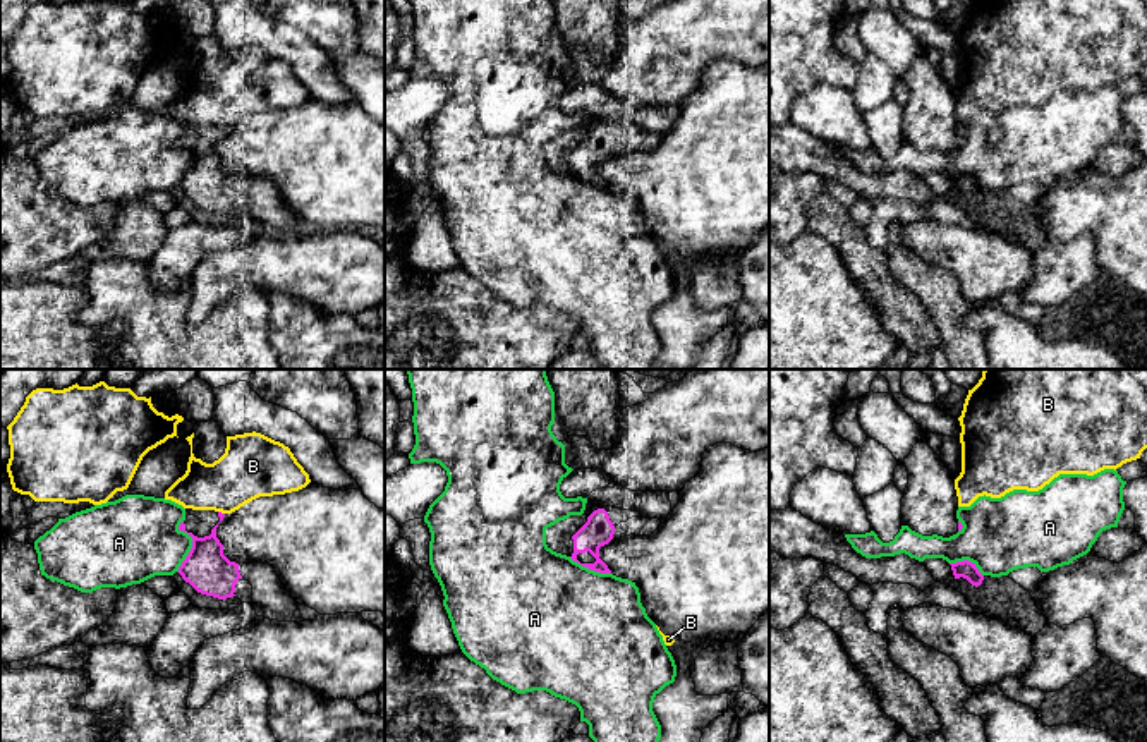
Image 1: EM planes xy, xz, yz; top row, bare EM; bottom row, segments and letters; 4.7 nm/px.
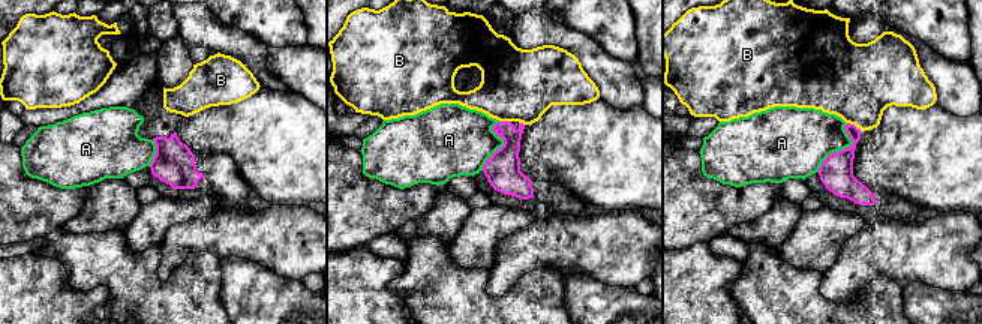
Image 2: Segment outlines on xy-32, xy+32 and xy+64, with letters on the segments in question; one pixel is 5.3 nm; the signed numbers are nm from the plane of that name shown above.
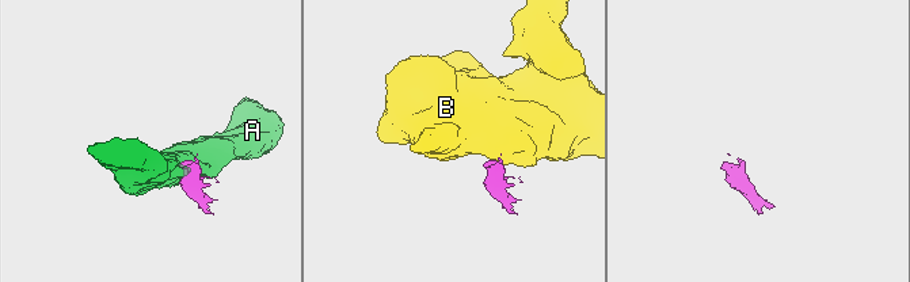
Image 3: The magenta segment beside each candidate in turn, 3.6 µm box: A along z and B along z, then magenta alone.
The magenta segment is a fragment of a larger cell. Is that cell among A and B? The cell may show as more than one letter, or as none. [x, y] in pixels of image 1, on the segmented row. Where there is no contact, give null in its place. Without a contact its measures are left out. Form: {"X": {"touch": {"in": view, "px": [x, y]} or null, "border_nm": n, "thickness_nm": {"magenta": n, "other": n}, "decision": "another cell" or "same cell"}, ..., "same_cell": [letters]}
{"A": {"touch": {"in": "xy", "px": [193, 545]}, "border_nm": 240, "thickness_nm": {"magenta": 220, "other": 360}, "decision": "another cell"}, "B": {"touch": {"in": "xy", "px": [220, 512]}, "border_nm": 40, "thickness_nm": {"magenta": 190, "other": 280}, "decision": "another cell"}, "same_cell": []}

